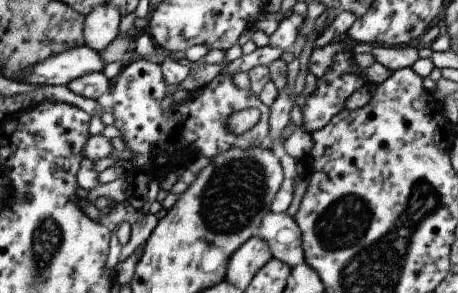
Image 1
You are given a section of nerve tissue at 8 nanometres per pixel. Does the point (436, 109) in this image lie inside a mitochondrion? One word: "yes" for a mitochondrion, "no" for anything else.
no

